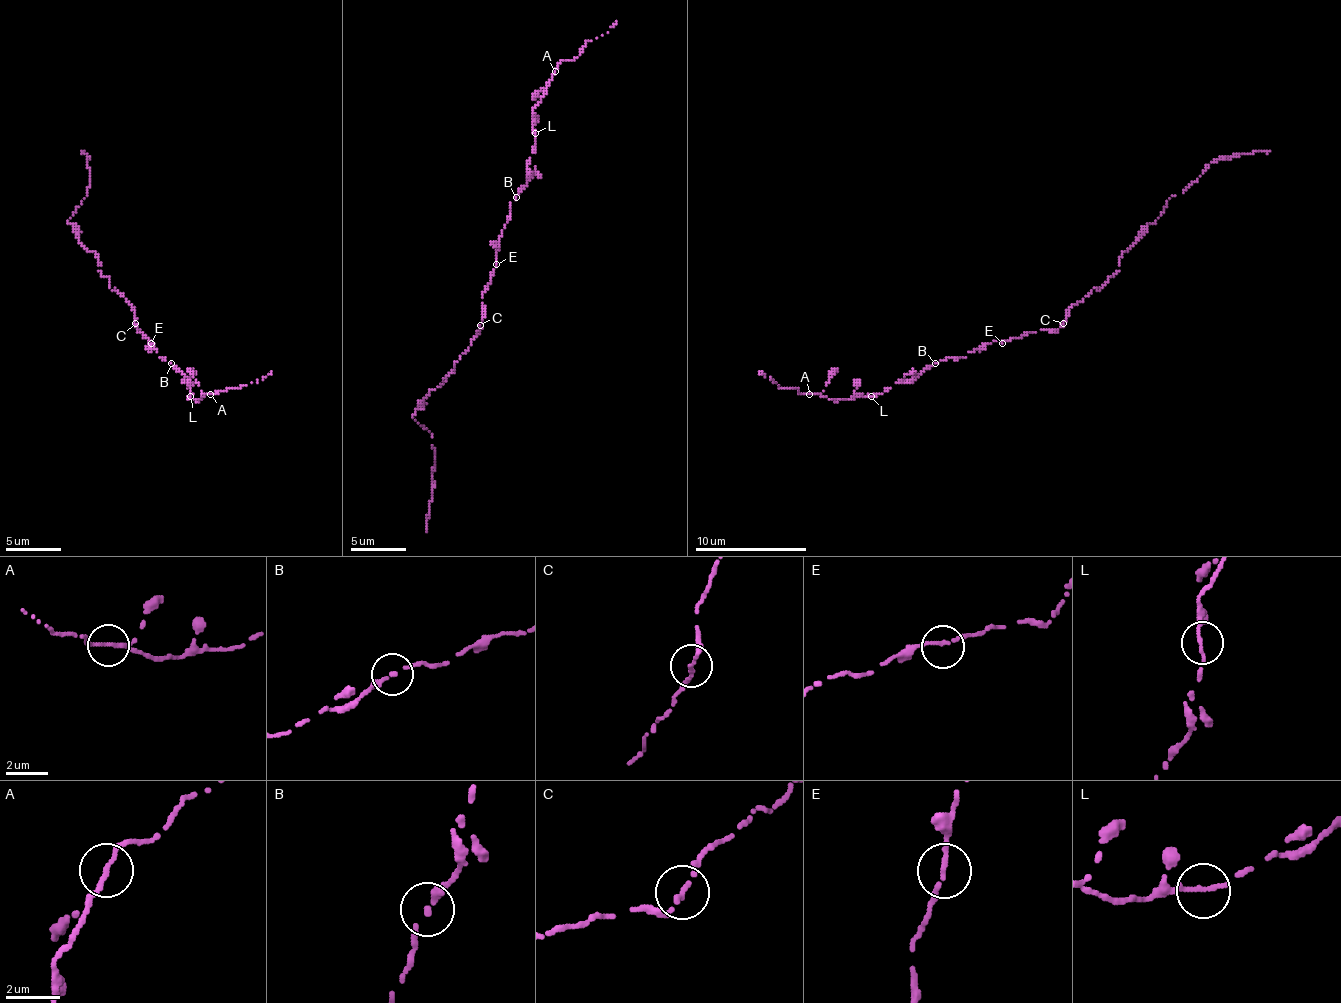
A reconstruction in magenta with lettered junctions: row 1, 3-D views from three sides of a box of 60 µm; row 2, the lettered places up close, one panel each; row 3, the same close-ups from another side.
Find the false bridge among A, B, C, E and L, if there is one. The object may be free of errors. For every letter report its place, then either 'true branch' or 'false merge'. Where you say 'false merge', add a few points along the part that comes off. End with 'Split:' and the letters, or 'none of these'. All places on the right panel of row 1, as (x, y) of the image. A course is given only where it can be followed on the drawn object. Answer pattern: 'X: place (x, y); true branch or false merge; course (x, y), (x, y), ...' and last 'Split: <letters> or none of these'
A: place (809, 394); true branch
B: place (935, 363); true branch
C: place (1063, 323); true branch
E: place (1002, 343); true branch
L: place (871, 396); true branch
Split: none of these

